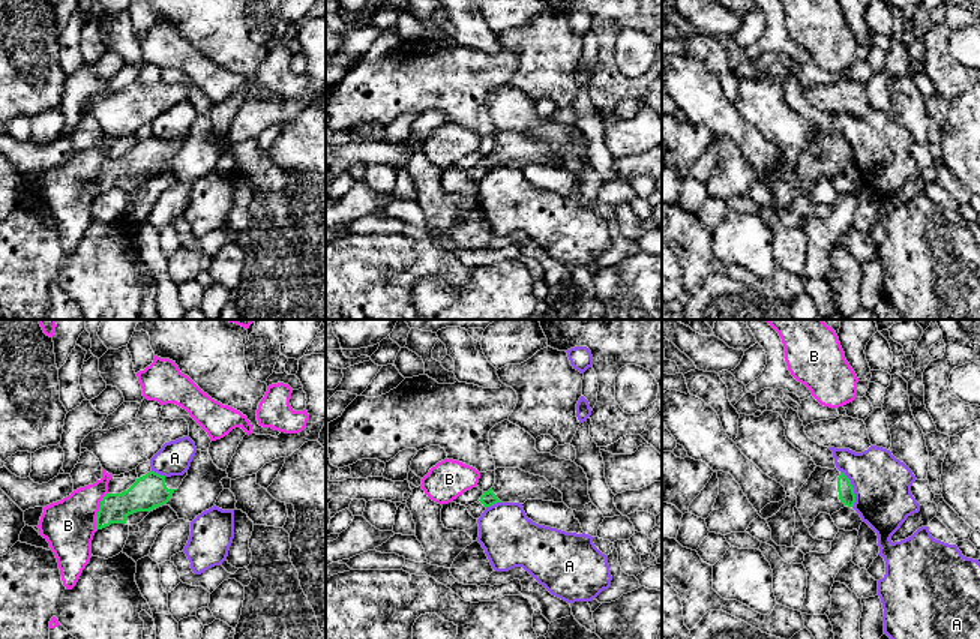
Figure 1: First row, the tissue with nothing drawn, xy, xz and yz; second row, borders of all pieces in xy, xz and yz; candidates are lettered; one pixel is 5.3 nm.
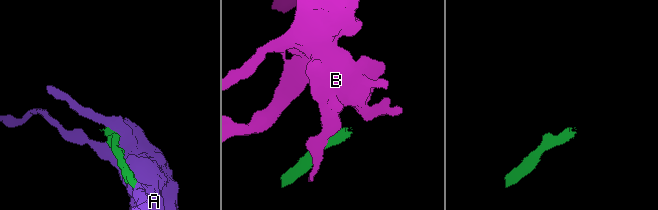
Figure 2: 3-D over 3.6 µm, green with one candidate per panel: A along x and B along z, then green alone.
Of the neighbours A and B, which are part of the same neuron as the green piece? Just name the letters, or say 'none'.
none

